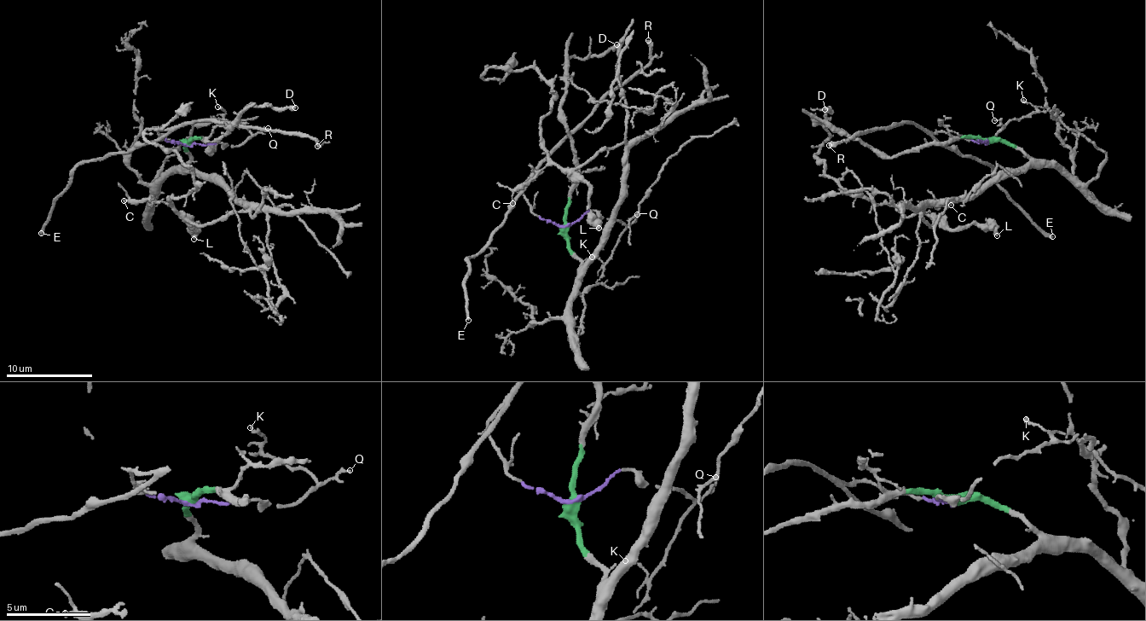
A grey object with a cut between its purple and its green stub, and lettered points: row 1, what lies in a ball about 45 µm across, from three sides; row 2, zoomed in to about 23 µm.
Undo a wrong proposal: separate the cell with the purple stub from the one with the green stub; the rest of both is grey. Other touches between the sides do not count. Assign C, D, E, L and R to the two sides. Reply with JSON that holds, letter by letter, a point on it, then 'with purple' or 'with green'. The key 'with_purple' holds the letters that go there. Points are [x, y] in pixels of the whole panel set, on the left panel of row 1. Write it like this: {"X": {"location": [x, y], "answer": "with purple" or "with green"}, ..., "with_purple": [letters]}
{"C": {"location": [124, 200], "answer": "with green"}, "D": {"location": [295, 107], "answer": "with green"}, "E": {"location": [41, 233], "answer": "with purple"}, "L": {"location": [193, 239], "answer": "with green"}, "R": {"location": [317, 146], "answer": "with purple"}, "with_purple": ["E", "R"]}

